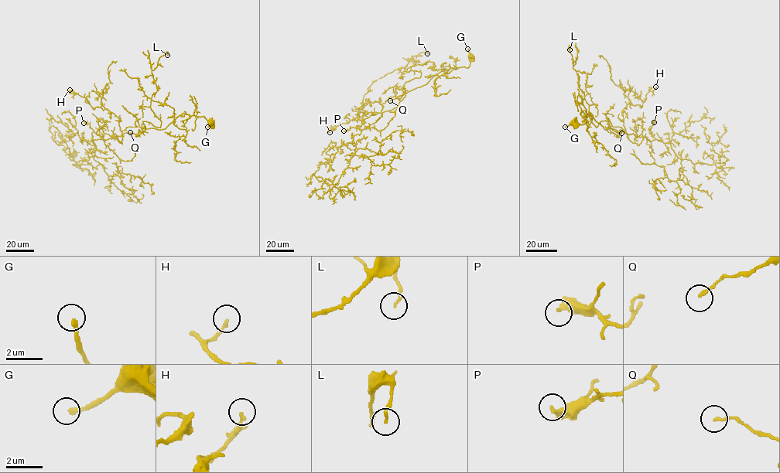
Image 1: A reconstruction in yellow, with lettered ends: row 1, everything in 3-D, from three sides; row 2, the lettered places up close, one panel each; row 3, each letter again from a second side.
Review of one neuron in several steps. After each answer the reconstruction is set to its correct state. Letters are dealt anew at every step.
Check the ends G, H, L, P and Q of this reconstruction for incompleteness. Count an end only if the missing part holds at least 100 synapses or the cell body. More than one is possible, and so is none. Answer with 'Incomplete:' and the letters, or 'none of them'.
Incomplete: none of them

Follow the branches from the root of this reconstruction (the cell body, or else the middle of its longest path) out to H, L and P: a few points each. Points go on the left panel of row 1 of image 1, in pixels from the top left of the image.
H: (210, 122), (183, 113), (163, 129), (124, 133), (117, 137), (122, 144), (118, 118), (70, 90)
L: (210, 122), (183, 113), (163, 129), (138, 131), (143, 120), (160, 127), (152, 71), (167, 55)
P: (210, 122), (203, 117), (183, 113), (163, 129), (146, 128), (105, 140), (83, 123)

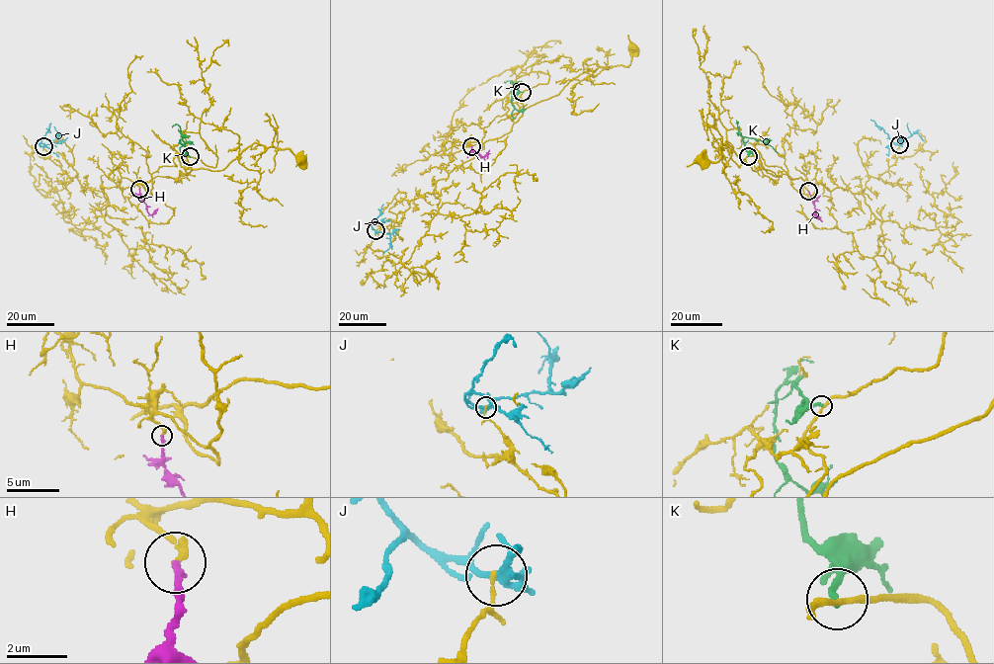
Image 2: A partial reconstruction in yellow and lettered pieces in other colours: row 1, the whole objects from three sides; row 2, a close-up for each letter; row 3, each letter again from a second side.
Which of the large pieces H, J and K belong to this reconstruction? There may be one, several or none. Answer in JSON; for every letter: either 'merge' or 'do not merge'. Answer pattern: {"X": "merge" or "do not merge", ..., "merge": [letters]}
{"H": "merge", "J": "do not merge", "K": "do not merge", "merge": ["H"]}

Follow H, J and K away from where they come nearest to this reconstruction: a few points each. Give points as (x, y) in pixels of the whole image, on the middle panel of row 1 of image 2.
H: (471, 146), (481, 156), (489, 149)
J: (375, 230), (389, 234), (389, 247), (383, 253)
K: (522, 92), (515, 86), (512, 89), (514, 109), (511, 113), (515, 119)

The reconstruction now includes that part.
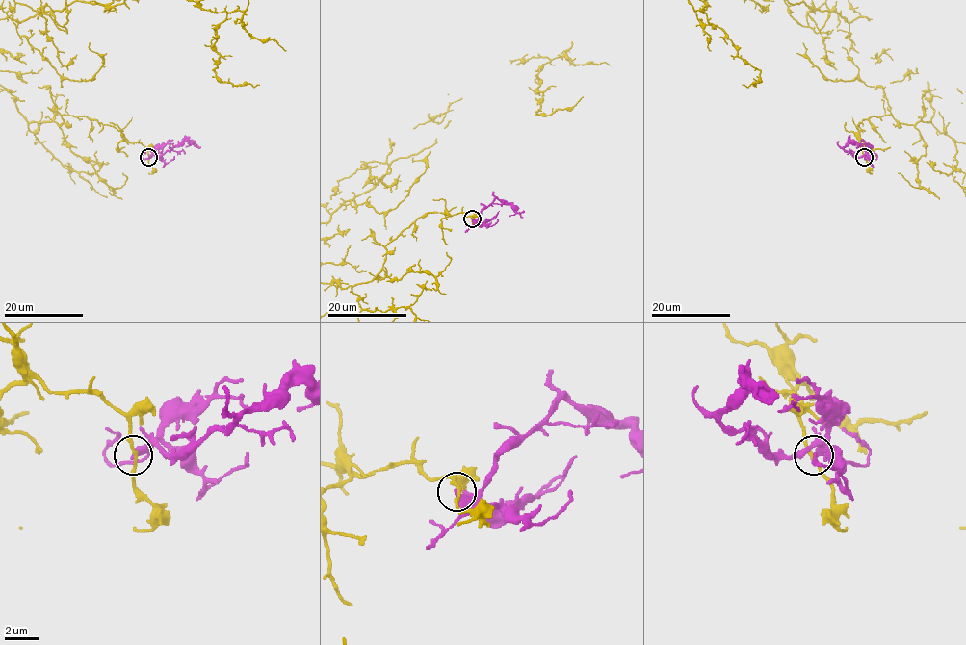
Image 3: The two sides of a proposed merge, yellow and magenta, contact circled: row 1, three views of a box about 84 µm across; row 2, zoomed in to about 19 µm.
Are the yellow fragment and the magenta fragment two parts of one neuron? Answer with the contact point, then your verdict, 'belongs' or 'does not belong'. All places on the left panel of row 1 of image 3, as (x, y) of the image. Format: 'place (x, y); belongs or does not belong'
place (148, 157); does not belong

